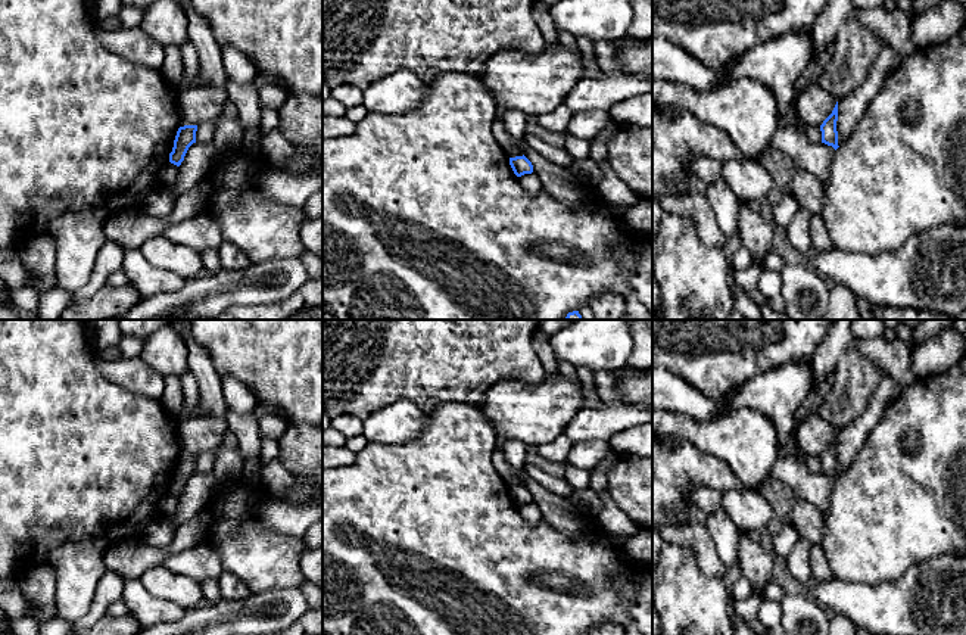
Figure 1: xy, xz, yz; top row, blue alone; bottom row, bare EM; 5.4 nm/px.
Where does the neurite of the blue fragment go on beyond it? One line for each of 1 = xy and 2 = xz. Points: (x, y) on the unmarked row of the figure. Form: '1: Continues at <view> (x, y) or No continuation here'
1: No continuation here
2: No continuation here

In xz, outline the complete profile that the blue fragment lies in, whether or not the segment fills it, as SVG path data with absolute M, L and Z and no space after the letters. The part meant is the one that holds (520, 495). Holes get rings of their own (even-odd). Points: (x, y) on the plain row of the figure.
M524 485L510 488L510 495L517 507L533 502L533 495Z

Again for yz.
M836 432L832 443L820 455L822 473L832 476L835 480L839 477L836 451L838 451L838 432Z

